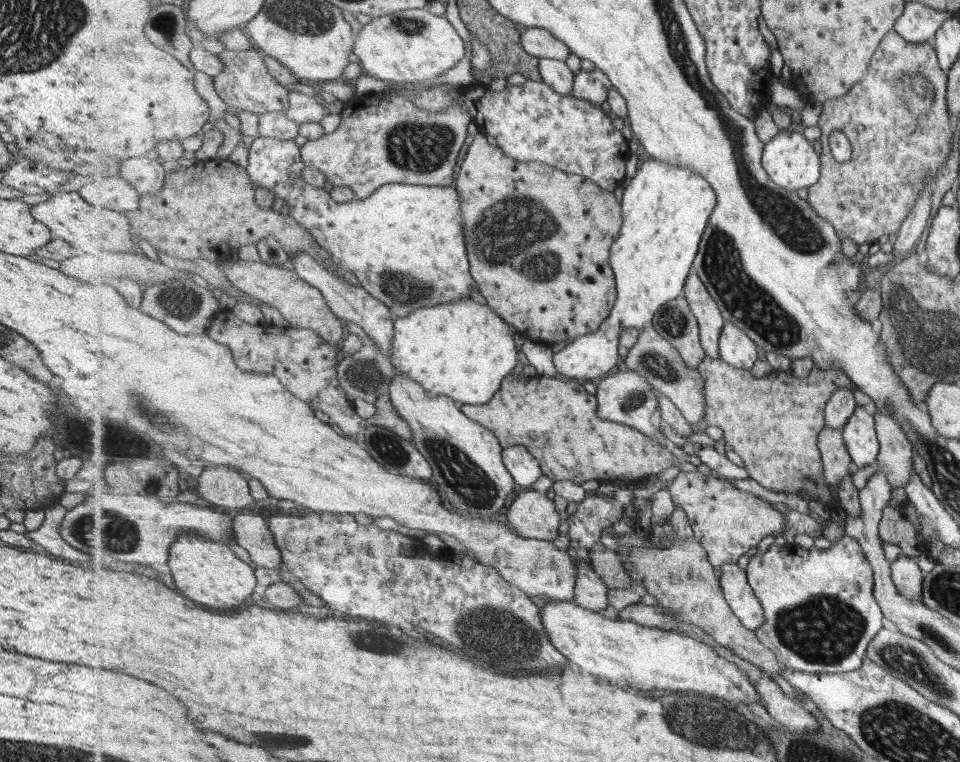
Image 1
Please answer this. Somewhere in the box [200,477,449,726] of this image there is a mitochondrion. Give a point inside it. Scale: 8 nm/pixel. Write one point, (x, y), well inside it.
(354, 640)

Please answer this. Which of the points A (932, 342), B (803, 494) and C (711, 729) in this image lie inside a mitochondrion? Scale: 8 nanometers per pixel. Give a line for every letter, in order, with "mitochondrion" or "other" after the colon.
A: mitochondrion
B: other
C: mitochondrion

